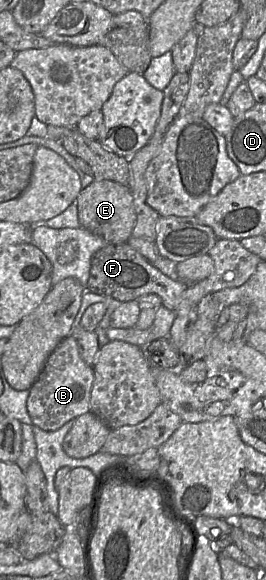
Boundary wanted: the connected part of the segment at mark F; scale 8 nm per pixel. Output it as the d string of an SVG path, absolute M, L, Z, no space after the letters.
M127 242L109 244L98 250L91 260L90 276L86 290L101 296L109 296L121 302L137 300L139 297L156 294L162 299L162 306L176 310L188 284L174 280L158 270L141 253Z

